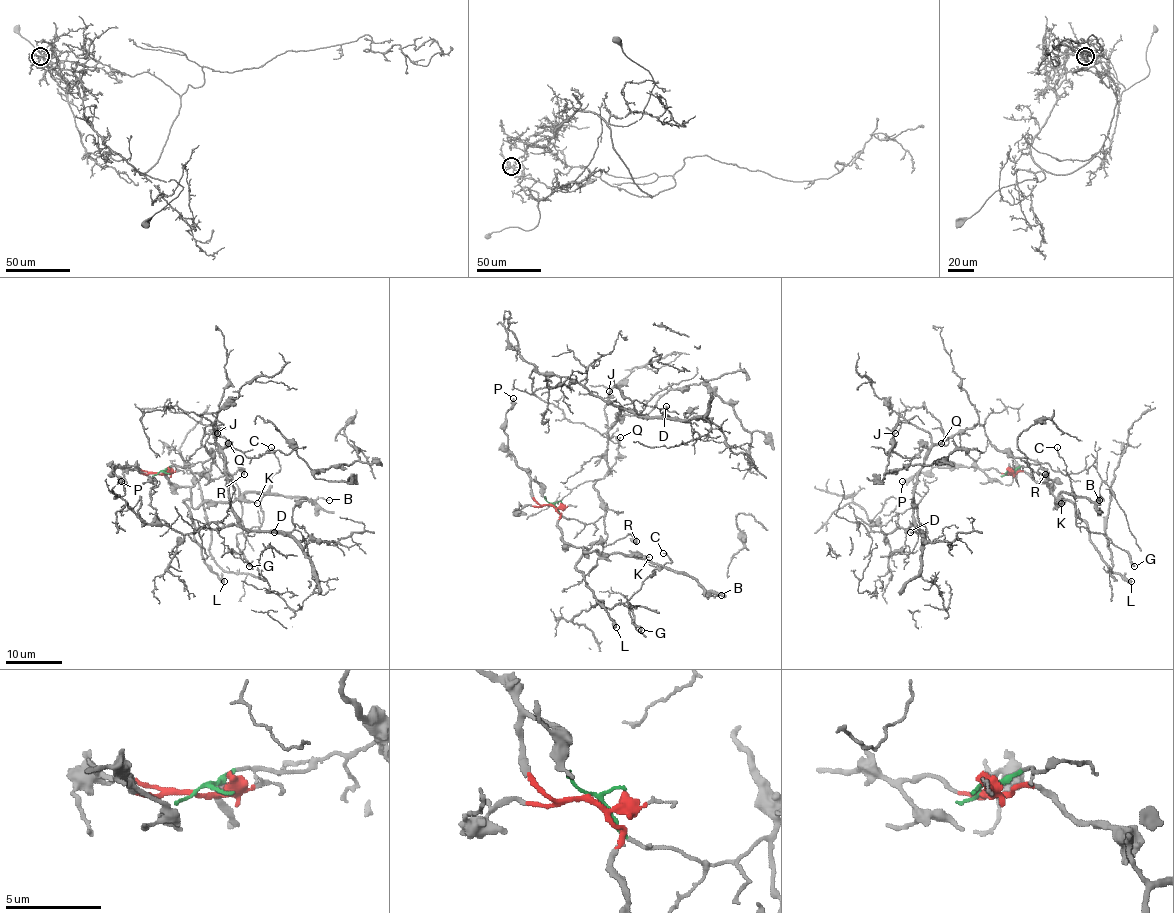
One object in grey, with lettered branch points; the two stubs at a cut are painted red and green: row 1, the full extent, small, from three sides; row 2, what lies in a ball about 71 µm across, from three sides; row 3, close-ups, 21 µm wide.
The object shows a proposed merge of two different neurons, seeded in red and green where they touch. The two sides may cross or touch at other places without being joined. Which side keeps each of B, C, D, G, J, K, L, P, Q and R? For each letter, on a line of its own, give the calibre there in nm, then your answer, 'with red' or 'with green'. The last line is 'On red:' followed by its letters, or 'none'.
B: 100 nm thick; with red
C: 100 nm thick; with red
D: 150 nm thick; with green
G: 220 nm thick; with red
J: 110 nm thick; with green
K: 160 nm thick; with red
L: 500 nm thick; with red
P: 260 nm thick; with red
Q: 120 nm thick; with green
R: 440 nm thick; with red
On red: B, C, G, K, L, P, R

